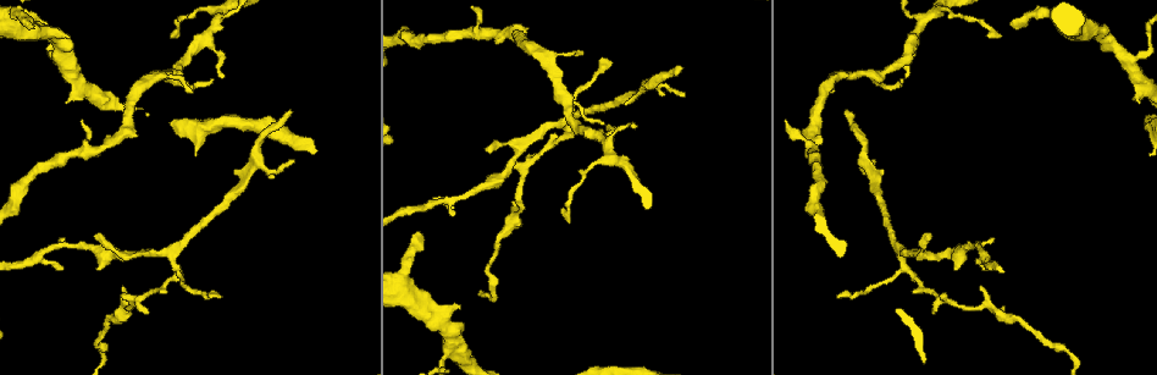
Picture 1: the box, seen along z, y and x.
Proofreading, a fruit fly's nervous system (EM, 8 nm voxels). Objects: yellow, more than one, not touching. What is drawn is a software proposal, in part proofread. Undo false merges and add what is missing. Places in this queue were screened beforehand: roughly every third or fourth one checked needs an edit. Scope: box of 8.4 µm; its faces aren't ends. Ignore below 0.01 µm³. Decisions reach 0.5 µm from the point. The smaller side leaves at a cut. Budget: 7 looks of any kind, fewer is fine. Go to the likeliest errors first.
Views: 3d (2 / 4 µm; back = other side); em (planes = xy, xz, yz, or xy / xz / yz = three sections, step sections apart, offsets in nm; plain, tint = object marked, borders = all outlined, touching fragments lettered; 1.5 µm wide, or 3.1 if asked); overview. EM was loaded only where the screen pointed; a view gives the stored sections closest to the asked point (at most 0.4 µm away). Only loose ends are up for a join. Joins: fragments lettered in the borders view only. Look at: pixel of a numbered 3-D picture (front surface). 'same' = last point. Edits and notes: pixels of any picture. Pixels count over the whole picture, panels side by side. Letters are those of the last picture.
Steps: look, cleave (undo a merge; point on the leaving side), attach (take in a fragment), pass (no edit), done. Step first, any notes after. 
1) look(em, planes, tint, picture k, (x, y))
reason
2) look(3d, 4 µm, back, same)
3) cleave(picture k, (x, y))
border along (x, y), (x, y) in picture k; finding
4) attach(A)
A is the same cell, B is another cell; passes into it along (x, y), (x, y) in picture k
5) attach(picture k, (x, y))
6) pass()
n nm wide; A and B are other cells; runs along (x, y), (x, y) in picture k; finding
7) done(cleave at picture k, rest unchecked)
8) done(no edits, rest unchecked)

look(em, planes, tint, picture 1, (682, 67))
branch stops here

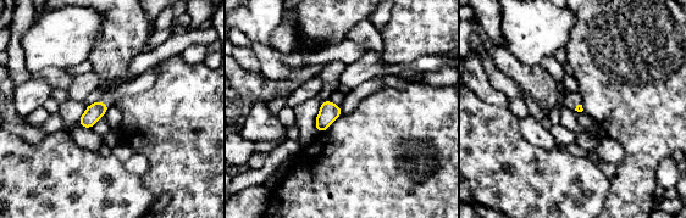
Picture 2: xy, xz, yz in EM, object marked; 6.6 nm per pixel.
look(em, planes, borders, same)
see the neighbours

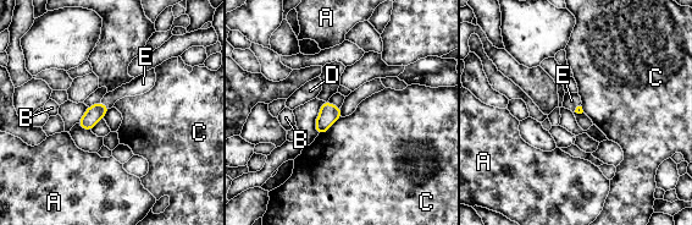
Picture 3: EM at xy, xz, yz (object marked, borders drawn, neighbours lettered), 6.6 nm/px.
attach(E)
E is the same cell, A, B, C and D are other cells; passes into it along (93, 114), (105, 106), (136, 87) in picture 3; it goes on there

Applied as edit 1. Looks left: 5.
look(overview)
redraw

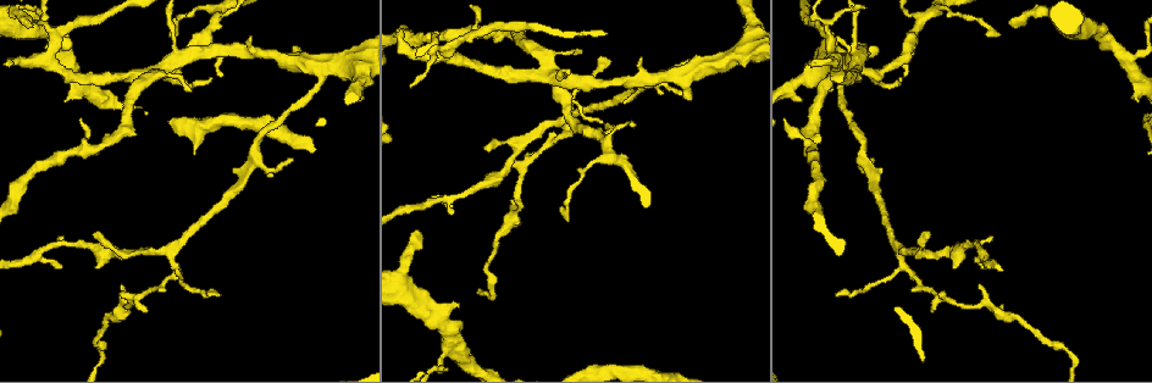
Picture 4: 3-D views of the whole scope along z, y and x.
look(em, planes, plain, picture 4, (23, 22))
branch stops here

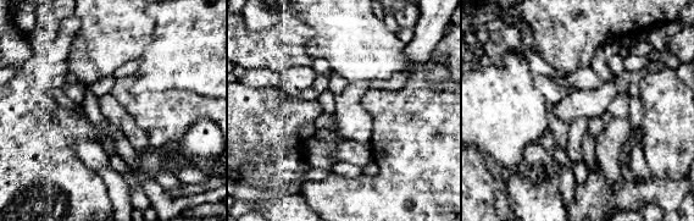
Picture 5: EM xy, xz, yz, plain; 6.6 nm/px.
look(em, planes, borders, same)
what lies round it

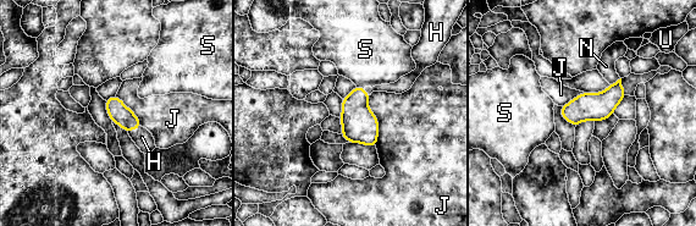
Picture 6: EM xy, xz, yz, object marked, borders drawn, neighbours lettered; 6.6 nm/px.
attach(H)
J touches over 340 nm; H is the same cell, J, N, S and U are other cells; passes into it along (117, 111), (134, 128), (142, 137) in picture 6; the neuron continues

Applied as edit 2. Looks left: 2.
look(overview)

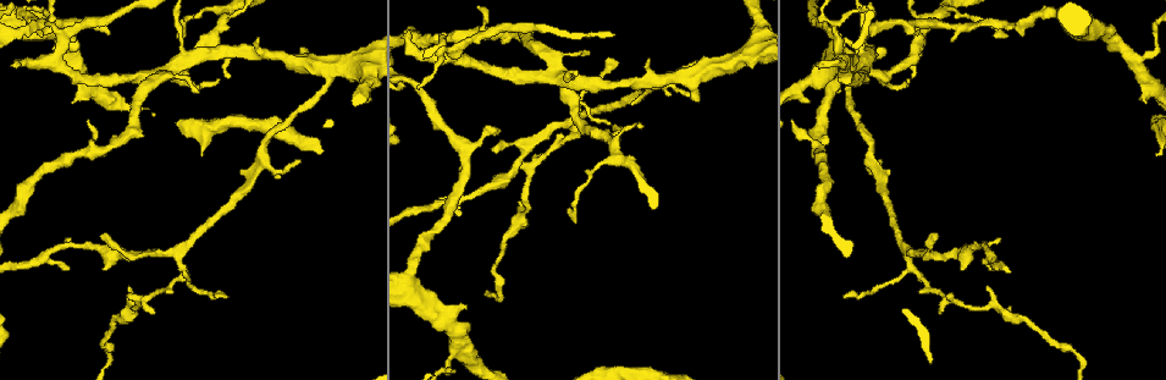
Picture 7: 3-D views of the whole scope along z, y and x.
look(em, yz, step 4, borders, picture 7, (498, 151))
tapers out

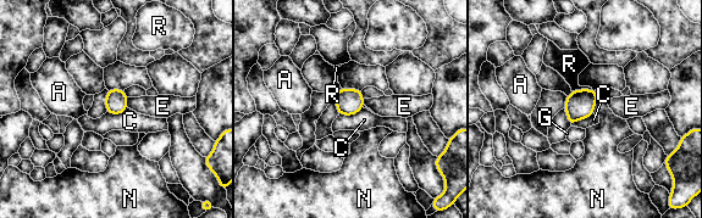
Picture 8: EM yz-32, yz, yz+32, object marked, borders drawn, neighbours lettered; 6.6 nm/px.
pass()
A, C, E, G, N and R are other cells; no lettered fragment goes on from it

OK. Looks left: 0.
done(attach at picture 3, attach at picture 6, rest unchecked)

